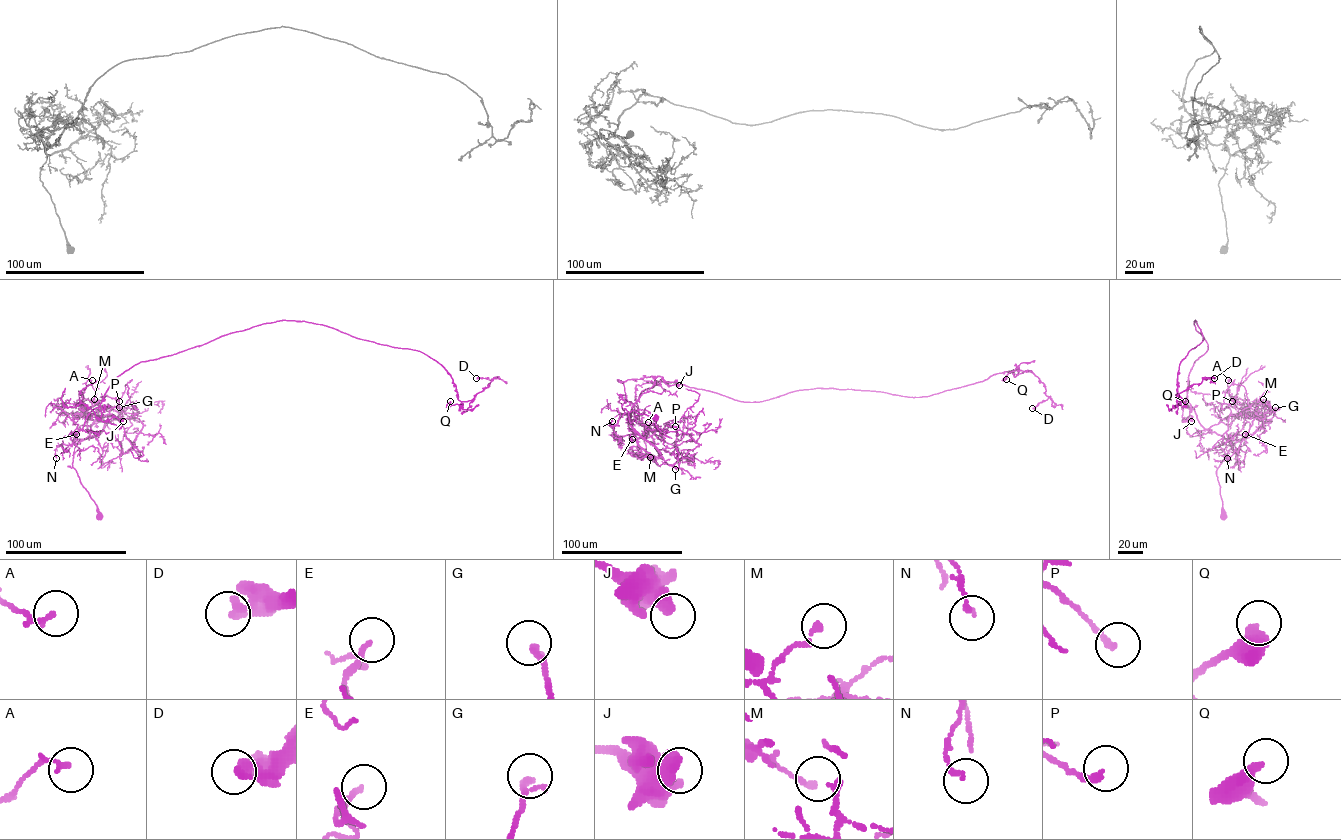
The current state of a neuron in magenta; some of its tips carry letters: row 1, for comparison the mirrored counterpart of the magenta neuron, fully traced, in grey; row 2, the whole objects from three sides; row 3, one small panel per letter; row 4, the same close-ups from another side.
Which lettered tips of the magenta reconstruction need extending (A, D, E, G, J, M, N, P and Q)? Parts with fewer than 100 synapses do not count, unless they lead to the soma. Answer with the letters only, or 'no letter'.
no letter

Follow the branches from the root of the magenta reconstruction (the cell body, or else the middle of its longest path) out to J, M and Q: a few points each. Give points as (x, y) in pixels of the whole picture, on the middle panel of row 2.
J: (655, 416), (631, 410), (632, 426), (627, 419), (658, 376), (668, 385), (679, 385)
M: (655, 416), (634, 410), (628, 414), (631, 426), (659, 451), (660, 456), (655, 456), (657, 463), (650, 457)
Q: (655, 416), (627, 419), (658, 381), (753, 402), (814, 388), (926, 396), (1018, 369), (1006, 379)

